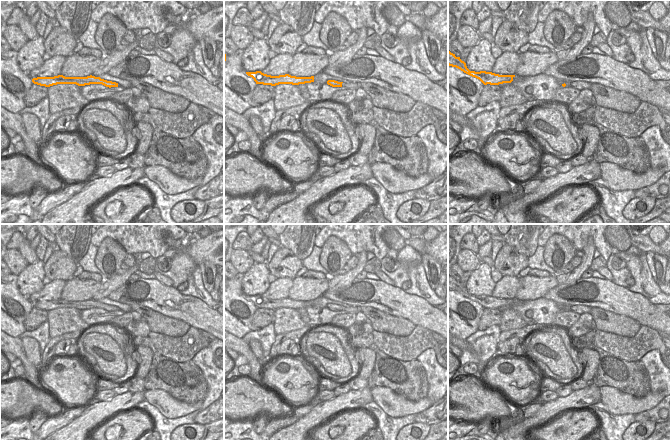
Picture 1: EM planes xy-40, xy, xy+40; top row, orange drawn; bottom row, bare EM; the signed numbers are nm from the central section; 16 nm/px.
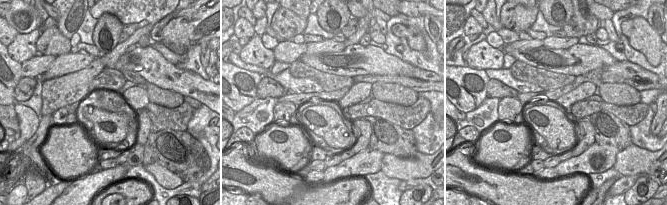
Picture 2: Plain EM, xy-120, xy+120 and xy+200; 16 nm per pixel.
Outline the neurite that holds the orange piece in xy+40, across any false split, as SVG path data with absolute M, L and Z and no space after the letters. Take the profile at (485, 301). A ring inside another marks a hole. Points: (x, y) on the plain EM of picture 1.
M448 276L448 289L452 291L456 291L463 295L464 297L479 303L484 309L499 309L503 307L511 307L515 299L499 299L492 296L486 295L470 295L466 287L460 283L460 281L456 281L455 278Z

